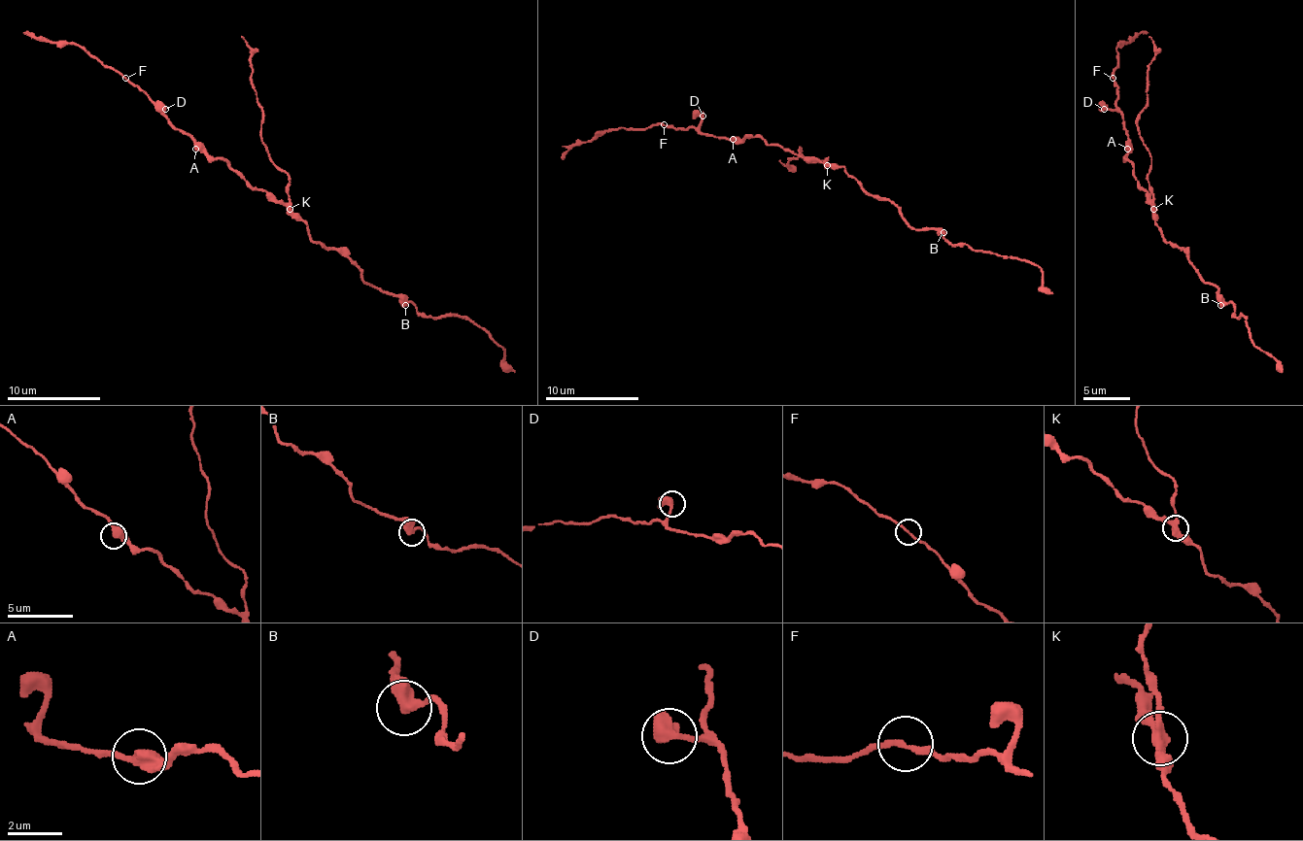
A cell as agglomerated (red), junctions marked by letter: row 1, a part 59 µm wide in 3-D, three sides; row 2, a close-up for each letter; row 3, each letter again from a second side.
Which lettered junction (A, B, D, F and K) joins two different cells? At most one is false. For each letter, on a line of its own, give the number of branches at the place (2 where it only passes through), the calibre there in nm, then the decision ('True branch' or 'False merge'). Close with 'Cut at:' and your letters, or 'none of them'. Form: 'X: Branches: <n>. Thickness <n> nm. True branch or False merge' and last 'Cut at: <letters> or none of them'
A: Branches: 2. Thickness 440 nm. True branch
B: Branches: 2. Thickness 440 nm. True branch
D: Branches: 2. Thickness 440 nm. True branch
F: Branches: 2. Thickness 180 nm. True branch
K: Branches: 3. Thickness 320 nm. False merge
Cut at: K

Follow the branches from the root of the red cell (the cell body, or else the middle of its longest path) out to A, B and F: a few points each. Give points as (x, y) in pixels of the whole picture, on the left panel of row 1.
A: (284, 205), (275, 202), (262, 190), (251, 188), (221, 157), (209, 157), (195, 149)
B: (284, 205), (307, 225), (307, 235), (314, 242), (337, 249), (365, 282), (380, 290), (394, 293), (405, 305)
F: (284, 205), (251, 188), (221, 157), (212, 157), (125, 79)

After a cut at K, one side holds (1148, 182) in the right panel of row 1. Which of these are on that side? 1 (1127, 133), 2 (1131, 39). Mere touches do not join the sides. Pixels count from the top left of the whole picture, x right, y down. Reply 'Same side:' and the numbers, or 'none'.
Same side: none

